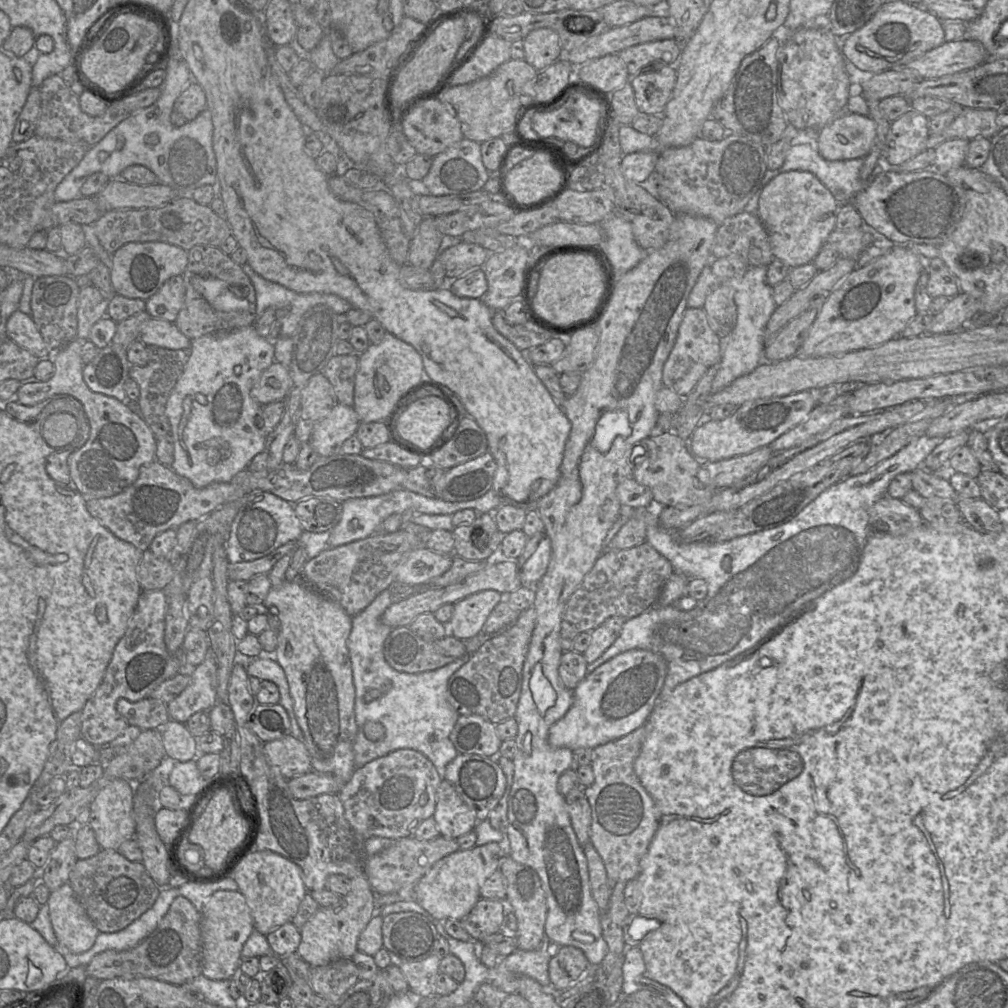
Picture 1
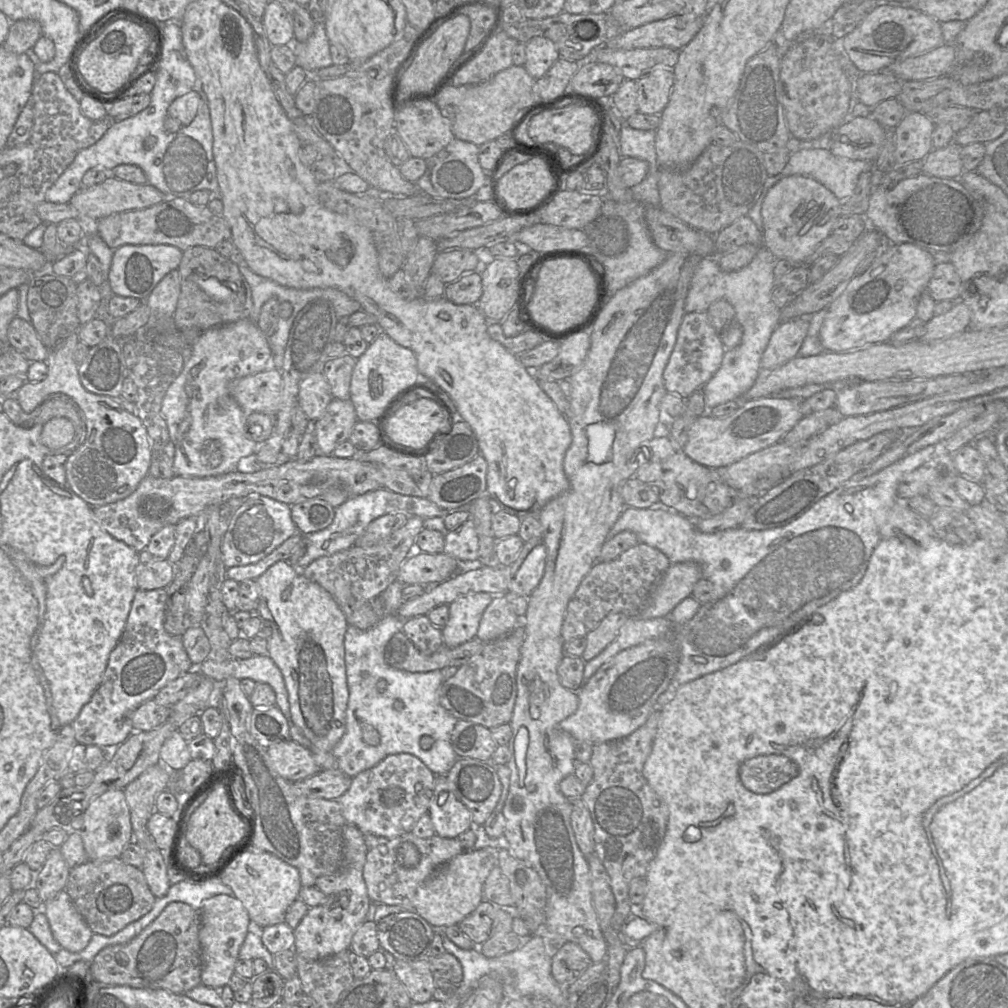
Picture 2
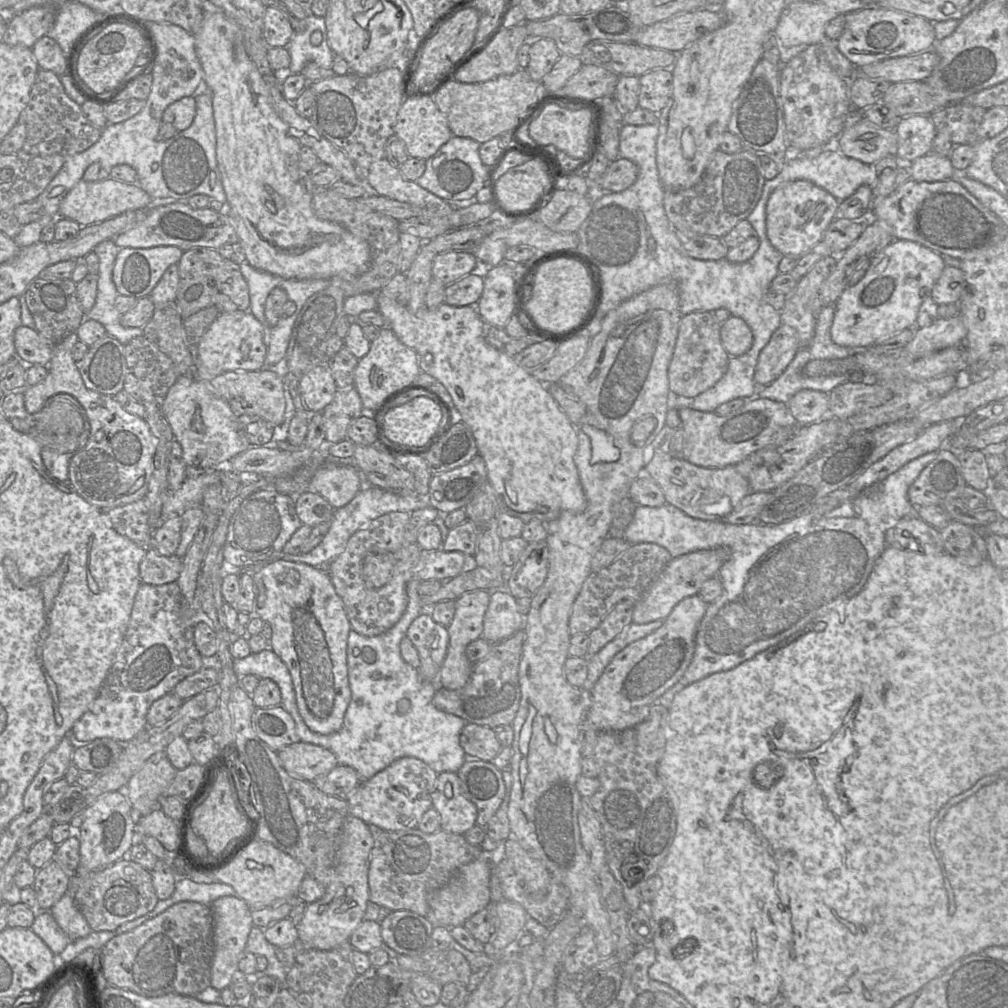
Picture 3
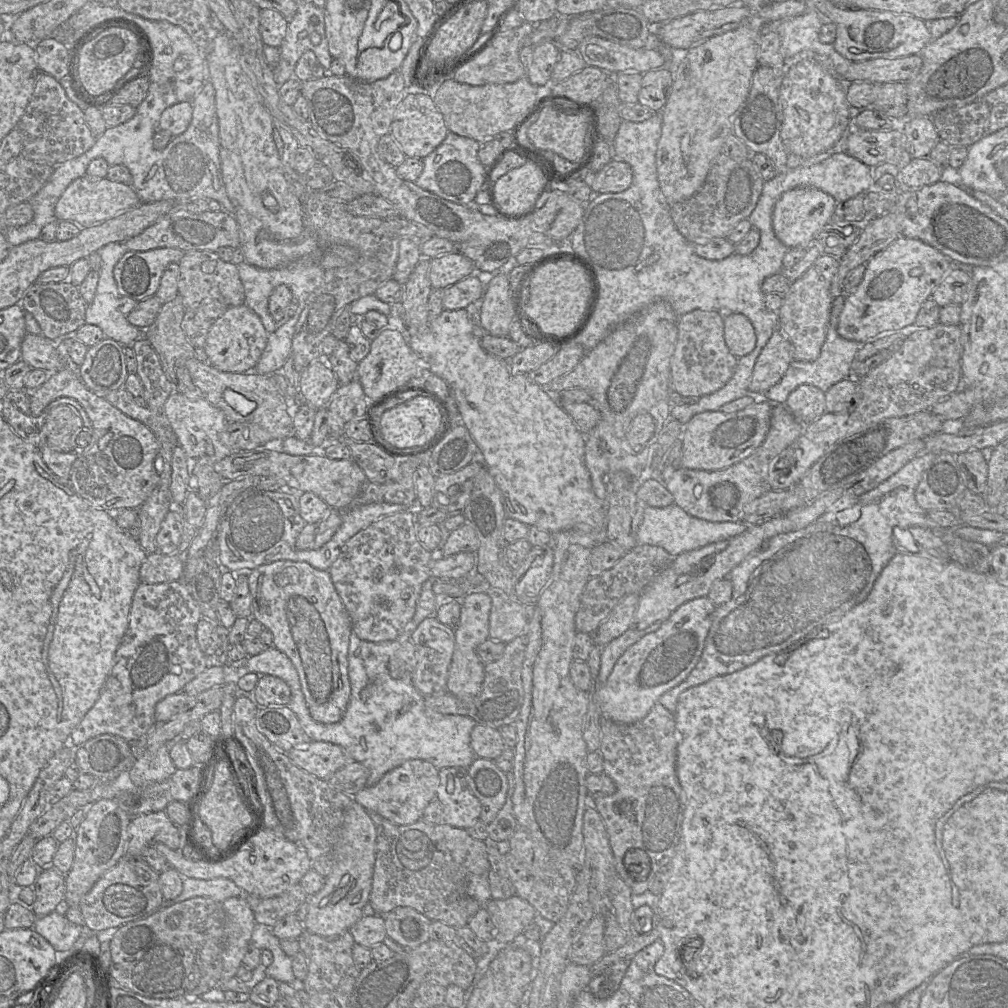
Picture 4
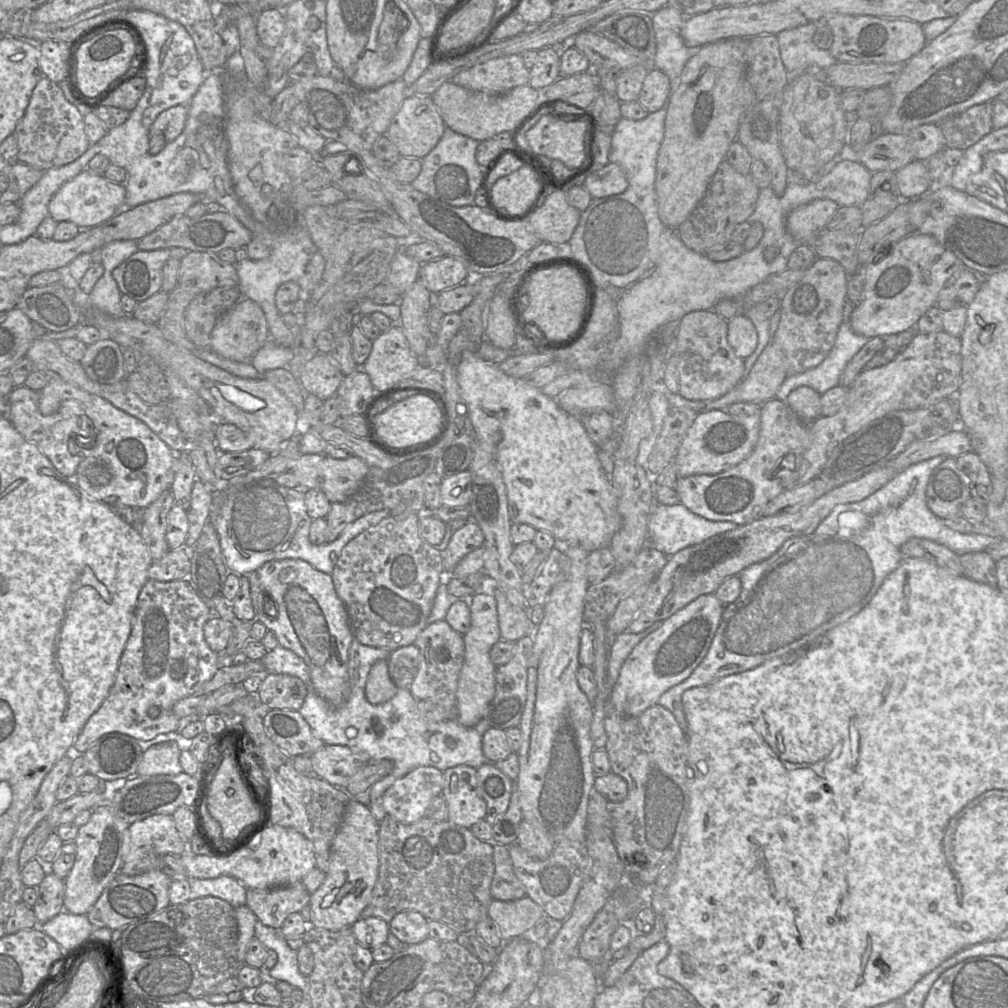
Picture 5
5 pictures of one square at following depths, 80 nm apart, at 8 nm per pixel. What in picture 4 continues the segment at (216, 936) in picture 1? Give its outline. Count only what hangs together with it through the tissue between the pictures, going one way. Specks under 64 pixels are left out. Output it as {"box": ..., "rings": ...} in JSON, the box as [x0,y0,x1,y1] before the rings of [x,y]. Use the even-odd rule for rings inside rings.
{"box":[222,894,256,981],"rings":[[[245,894],[230,897],[222,902],[226,915],[226,947],[223,952],[222,981],[235,977],[256,924],[254,914]]]}

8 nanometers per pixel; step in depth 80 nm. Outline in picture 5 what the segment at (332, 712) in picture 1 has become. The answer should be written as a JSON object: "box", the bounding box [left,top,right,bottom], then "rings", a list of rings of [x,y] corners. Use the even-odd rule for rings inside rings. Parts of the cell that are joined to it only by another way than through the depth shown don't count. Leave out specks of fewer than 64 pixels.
{"box":[242,558,354,706],"rings":[[[287,558],[268,561],[258,569],[242,576],[248,576],[250,582],[250,597],[256,621],[260,621],[268,631],[275,633],[279,645],[292,650],[303,659],[317,694],[331,705],[341,706],[349,697],[348,652],[354,635],[346,607],[335,591],[331,574],[315,569],[302,559]],[[265,597],[270,597],[275,603],[276,617],[269,617],[265,613]]]}

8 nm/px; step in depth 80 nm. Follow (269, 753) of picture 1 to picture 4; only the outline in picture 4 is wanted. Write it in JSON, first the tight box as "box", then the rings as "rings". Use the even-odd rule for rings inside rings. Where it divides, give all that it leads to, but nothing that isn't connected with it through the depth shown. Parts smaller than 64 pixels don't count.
{"box":[287,741,353,780],"rings":[[[321,741],[296,745],[287,755],[293,764],[322,780],[353,761],[339,745]]]}

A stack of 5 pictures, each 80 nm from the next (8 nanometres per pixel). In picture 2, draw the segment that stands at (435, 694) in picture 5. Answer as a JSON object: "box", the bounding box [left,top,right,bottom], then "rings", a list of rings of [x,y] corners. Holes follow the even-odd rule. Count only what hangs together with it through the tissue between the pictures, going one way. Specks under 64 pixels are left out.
{"box":[403,614,444,654],"rings":[[[425,614],[412,617],[405,621],[403,630],[422,652],[432,654],[444,644],[442,628],[434,625],[428,615]]]}

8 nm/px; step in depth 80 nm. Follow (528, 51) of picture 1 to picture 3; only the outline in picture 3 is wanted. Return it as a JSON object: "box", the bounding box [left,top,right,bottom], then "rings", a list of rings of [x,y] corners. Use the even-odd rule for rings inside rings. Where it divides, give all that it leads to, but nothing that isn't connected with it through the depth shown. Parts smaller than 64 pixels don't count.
{"box":[526,38,561,82],"rings":[[[538,38],[531,42],[529,63],[526,68],[531,78],[541,82],[559,59],[561,53],[555,42],[549,38]]]}

